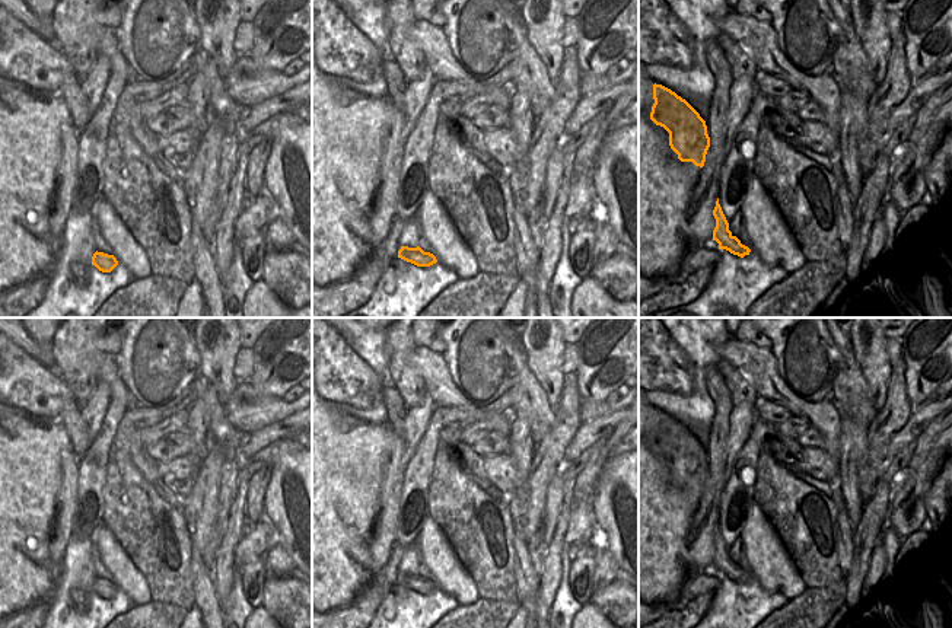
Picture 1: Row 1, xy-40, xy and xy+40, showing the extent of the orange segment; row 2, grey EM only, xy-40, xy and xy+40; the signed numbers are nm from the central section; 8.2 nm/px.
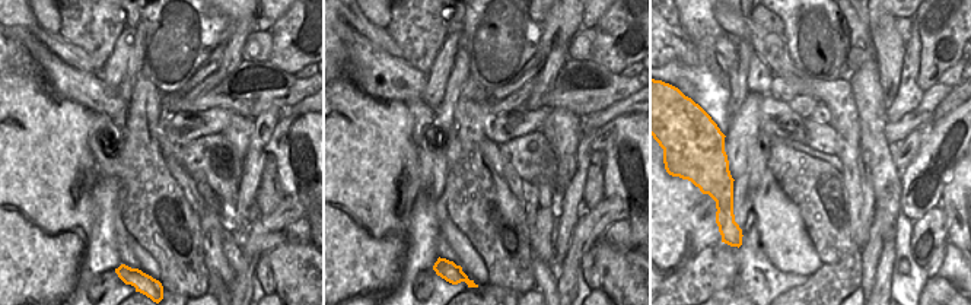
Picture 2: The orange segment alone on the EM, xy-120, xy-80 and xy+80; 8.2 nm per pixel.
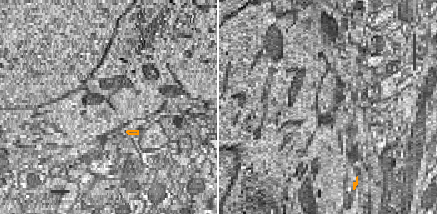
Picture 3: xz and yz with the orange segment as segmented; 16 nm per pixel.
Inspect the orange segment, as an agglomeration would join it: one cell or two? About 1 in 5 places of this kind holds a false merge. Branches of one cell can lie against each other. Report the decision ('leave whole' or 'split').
leave whole

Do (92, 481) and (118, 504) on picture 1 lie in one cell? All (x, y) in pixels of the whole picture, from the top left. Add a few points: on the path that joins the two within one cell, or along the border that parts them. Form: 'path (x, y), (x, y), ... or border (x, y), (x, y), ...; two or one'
border (110, 456), (104, 487), (102, 520); two

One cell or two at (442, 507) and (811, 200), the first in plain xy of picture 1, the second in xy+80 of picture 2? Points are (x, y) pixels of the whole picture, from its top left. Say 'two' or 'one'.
one

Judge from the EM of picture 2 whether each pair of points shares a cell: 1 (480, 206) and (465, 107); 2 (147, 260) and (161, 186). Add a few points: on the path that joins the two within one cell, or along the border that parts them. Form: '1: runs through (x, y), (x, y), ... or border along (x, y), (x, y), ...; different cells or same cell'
1: runs through (471, 181), (465, 159), (465, 132); same cell
2: border along (129, 232), (158, 264), (159, 279); different cells

